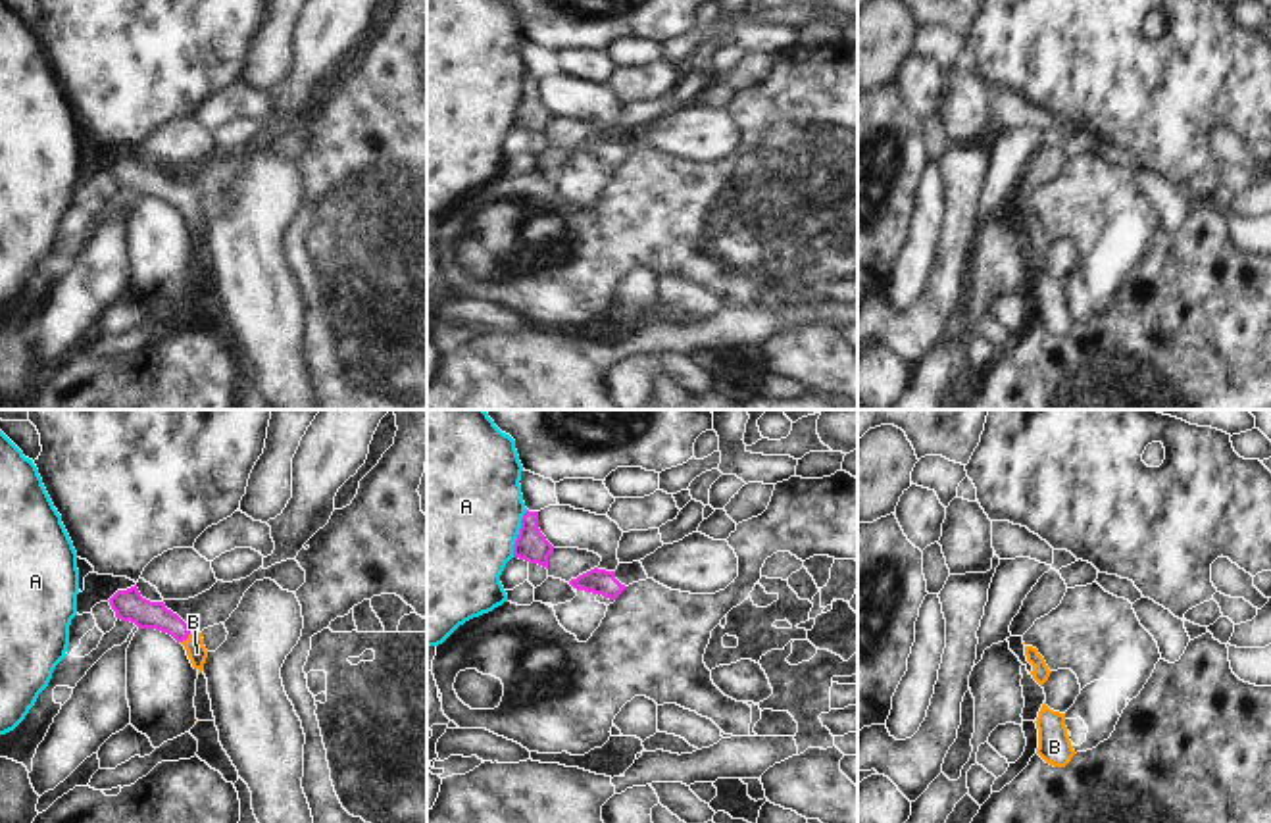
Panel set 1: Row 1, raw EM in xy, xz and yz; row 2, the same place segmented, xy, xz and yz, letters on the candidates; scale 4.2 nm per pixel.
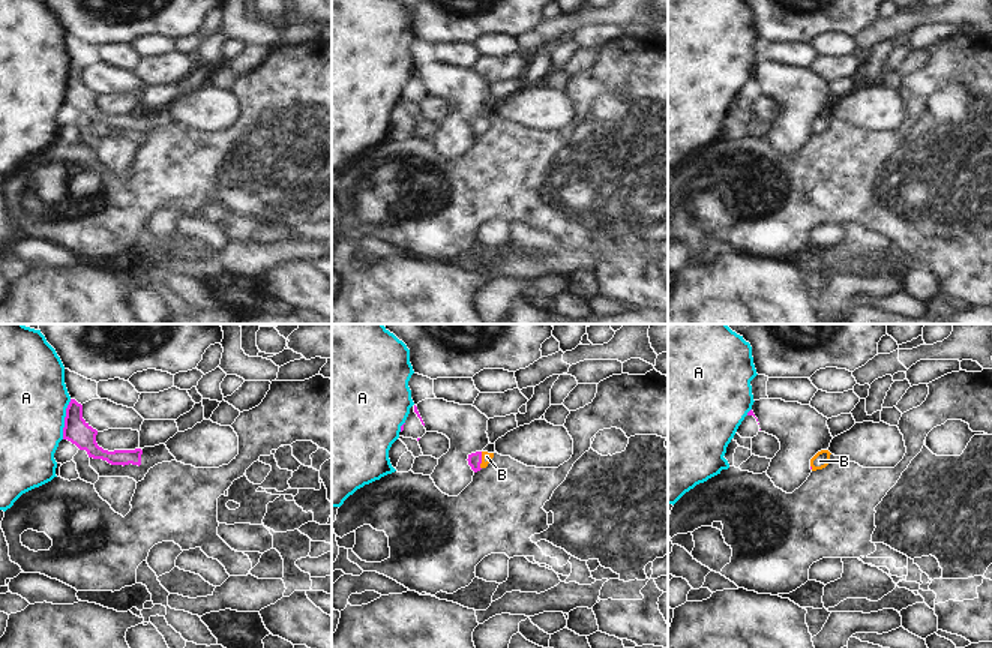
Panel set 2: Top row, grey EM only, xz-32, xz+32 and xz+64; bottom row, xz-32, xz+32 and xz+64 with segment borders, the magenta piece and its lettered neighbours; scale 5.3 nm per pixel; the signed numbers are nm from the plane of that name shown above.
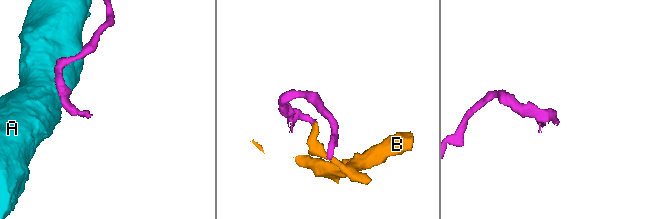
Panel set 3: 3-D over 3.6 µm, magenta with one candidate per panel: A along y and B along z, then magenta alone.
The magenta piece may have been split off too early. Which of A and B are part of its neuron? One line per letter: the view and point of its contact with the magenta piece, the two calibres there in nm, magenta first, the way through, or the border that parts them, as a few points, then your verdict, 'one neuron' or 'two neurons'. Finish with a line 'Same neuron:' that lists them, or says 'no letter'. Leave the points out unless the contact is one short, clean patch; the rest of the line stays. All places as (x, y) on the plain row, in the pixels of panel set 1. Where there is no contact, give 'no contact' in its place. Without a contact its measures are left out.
A: xz (520, 102) | 140/480 nm | two neurons
B: xy (185, 208) | 120/90 nm | across xy (145, 183), (168, 191), (185, 208), (197, 222) | one neuron
Same neuron: B

